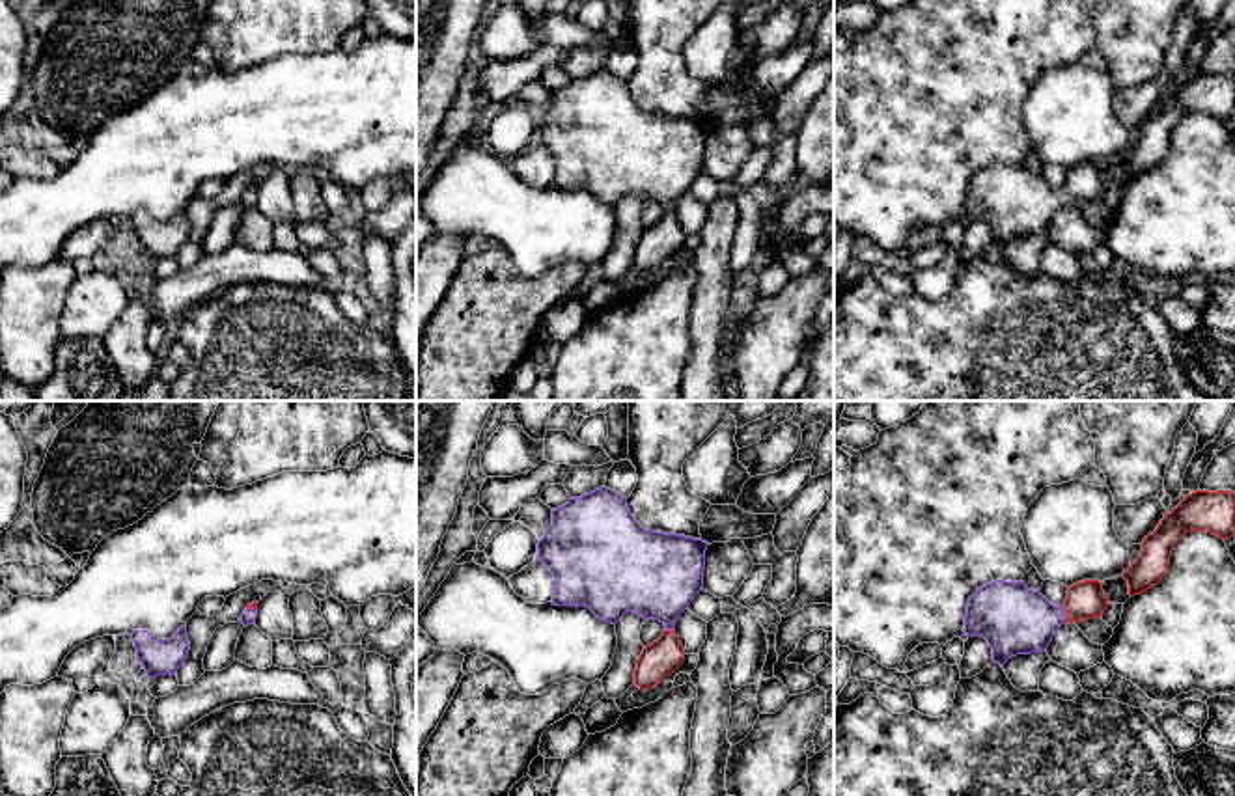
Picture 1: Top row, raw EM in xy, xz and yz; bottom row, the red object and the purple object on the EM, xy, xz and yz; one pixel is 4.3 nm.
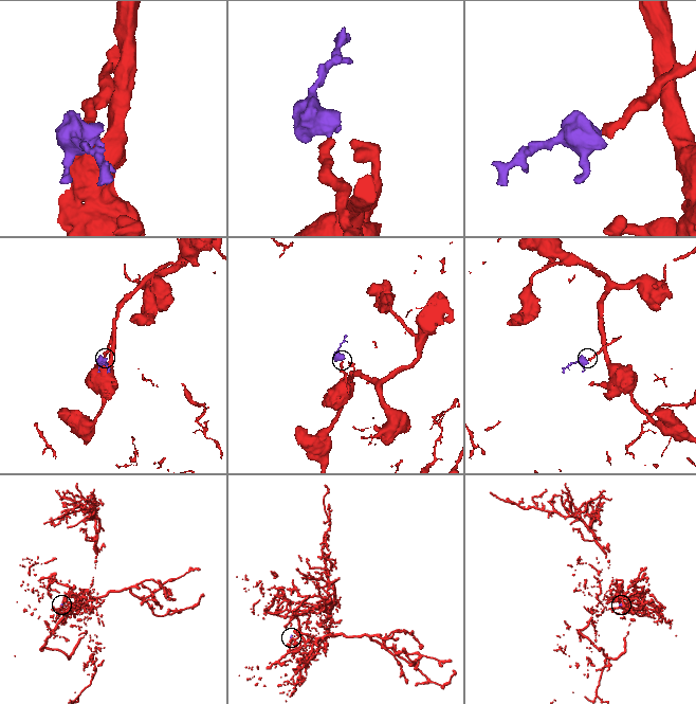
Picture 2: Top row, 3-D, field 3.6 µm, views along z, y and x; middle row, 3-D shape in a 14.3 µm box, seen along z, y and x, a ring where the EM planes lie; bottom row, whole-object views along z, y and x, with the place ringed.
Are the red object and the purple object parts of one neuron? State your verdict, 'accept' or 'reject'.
accept

